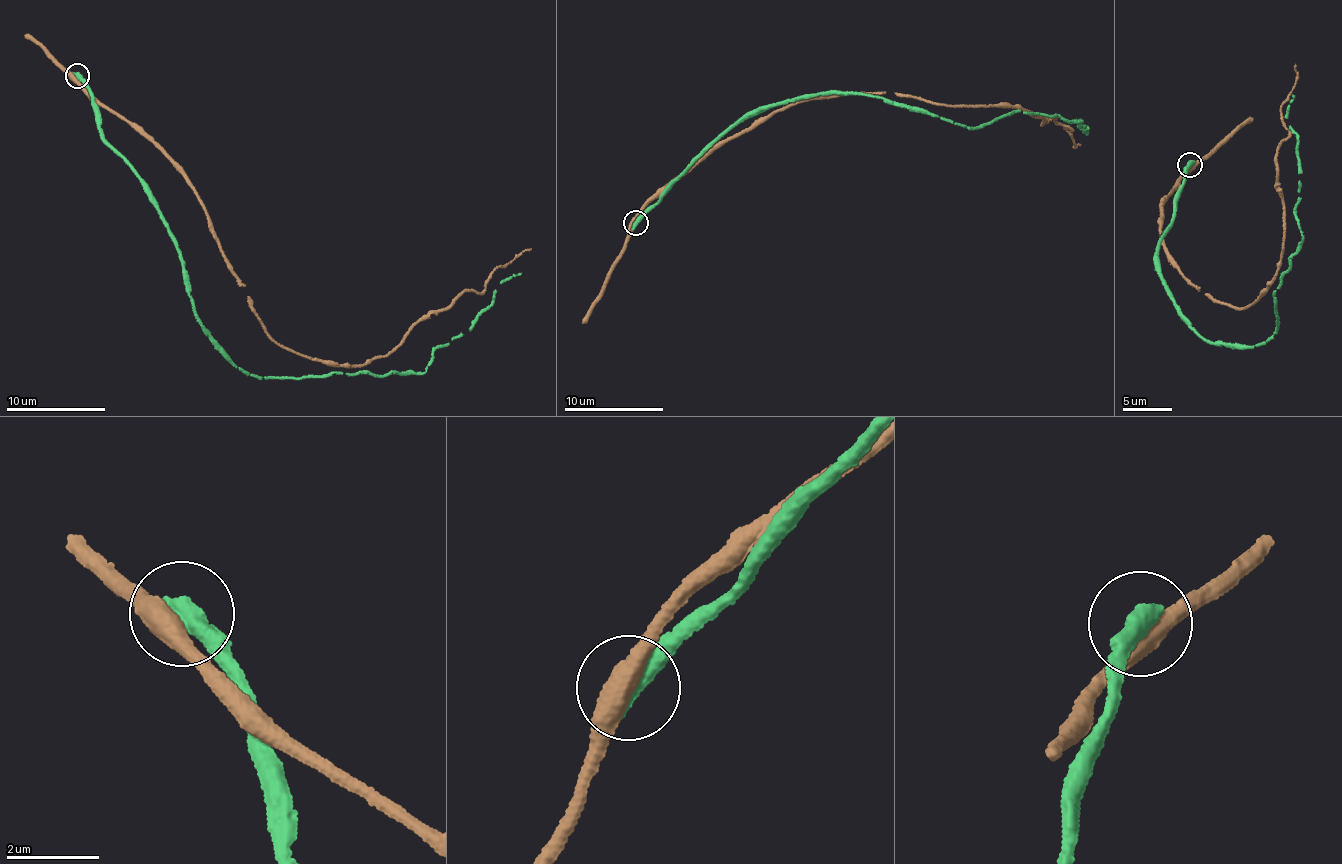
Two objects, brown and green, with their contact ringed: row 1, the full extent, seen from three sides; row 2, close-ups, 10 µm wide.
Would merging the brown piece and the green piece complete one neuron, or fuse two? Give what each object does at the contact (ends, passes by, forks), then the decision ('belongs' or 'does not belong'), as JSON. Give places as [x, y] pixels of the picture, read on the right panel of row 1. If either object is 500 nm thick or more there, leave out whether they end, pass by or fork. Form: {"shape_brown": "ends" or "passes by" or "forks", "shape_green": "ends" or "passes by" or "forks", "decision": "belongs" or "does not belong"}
{"decision": "does not belong"}

